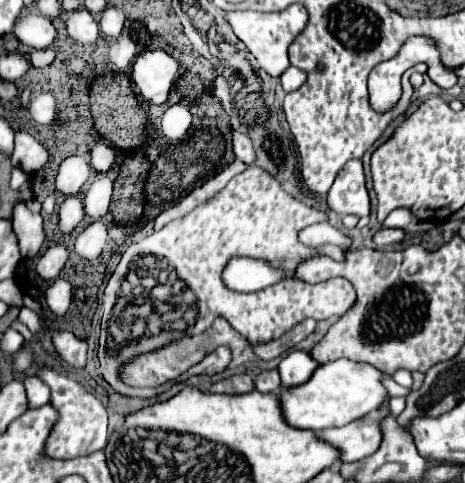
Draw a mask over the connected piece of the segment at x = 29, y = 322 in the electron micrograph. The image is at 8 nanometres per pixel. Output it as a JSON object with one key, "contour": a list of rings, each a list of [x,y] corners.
{"contour":[[[22,308],[20,314],[18,314],[18,320],[20,320],[22,324],[26,324],[26,326],[30,328],[30,332],[34,332],[34,334],[42,332],[42,326],[40,326],[40,322],[38,322],[38,314],[32,312],[30,308]]]}

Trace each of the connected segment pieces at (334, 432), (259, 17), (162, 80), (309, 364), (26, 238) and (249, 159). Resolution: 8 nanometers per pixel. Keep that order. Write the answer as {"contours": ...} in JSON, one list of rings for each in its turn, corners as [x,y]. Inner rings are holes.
{"contours":[[[[388,406],[374,410],[374,412],[366,414],[364,418],[354,420],[342,428],[320,430],[320,432],[316,432],[316,436],[322,438],[324,442],[334,444],[336,448],[340,448],[342,462],[356,462],[356,460],[362,460],[362,458],[374,454],[374,450],[378,450],[378,446],[382,442],[380,424],[386,414],[392,414]]],[[[236,12],[226,14],[234,34],[244,42],[250,54],[258,60],[258,64],[274,78],[280,78],[282,72],[290,66],[288,62],[288,46],[306,26],[306,14],[246,14],[236,16]]],[[[162,50],[142,52],[132,68],[132,82],[141,98],[150,104],[164,104],[178,74],[178,62]]],[[[302,350],[290,352],[278,366],[282,388],[294,388],[298,386],[298,382],[306,382],[316,368],[318,364],[310,358],[308,352],[302,352]]],[[[18,202],[14,208],[12,226],[18,236],[22,258],[36,258],[40,254],[40,248],[46,238],[44,226],[42,226],[42,216],[32,214],[24,202]]],[[[240,132],[234,134],[234,152],[236,152],[236,156],[238,156],[240,160],[244,160],[248,166],[254,164],[254,160],[256,160],[256,154],[254,154],[254,148],[252,148],[250,138],[244,136],[244,134],[240,134]]]]}

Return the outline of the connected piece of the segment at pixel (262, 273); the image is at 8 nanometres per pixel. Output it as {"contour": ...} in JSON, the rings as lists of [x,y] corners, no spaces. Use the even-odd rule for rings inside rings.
{"contour":[[[232,258],[224,268],[224,284],[238,292],[256,292],[282,278],[282,272],[254,258]]]}

